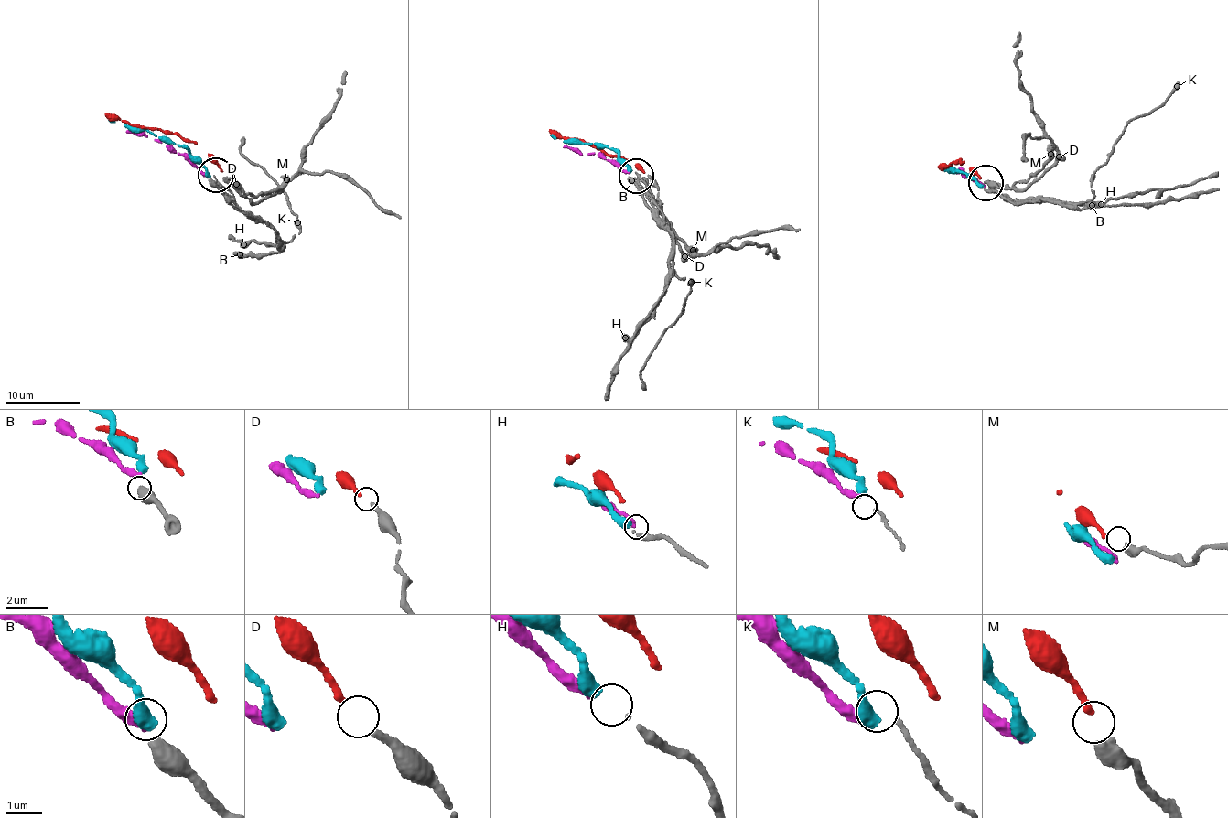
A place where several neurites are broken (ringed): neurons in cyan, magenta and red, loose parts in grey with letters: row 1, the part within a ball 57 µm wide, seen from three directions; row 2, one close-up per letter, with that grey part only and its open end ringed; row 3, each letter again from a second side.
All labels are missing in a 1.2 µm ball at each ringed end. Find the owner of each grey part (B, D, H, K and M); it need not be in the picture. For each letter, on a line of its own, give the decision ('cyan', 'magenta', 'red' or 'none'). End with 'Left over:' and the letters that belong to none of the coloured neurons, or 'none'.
B: none
D: none
H: magenta
K: none
M: red
Left over: B, D, K

